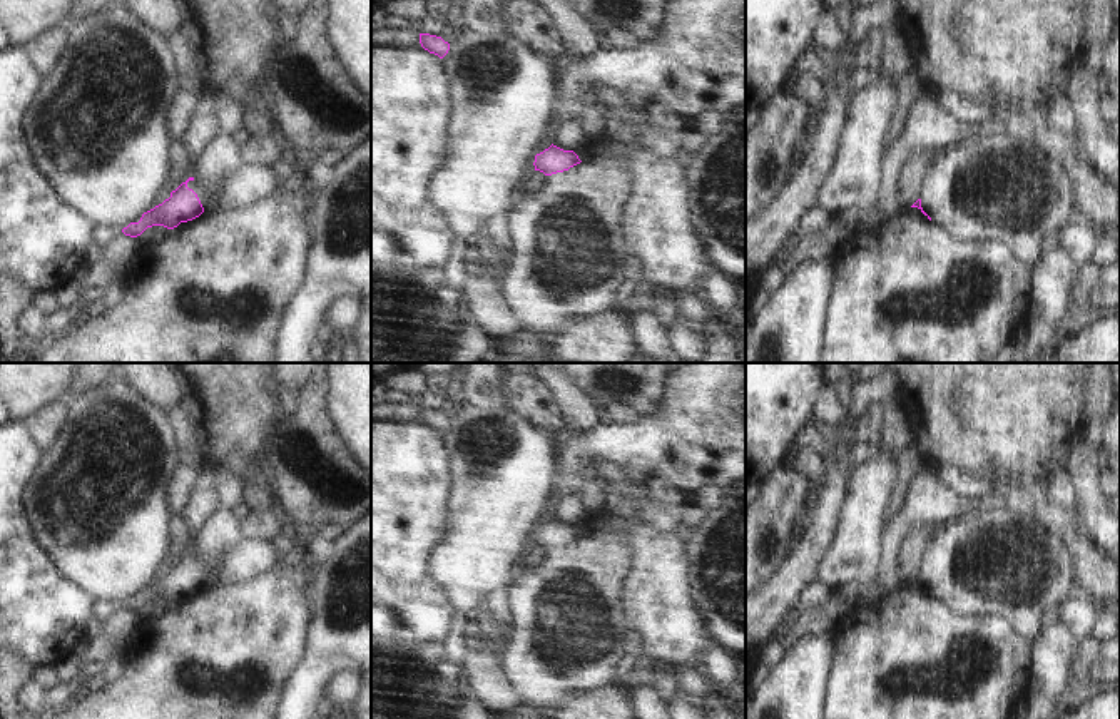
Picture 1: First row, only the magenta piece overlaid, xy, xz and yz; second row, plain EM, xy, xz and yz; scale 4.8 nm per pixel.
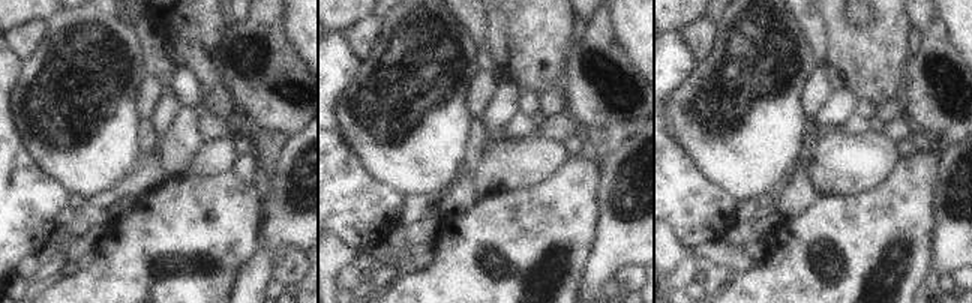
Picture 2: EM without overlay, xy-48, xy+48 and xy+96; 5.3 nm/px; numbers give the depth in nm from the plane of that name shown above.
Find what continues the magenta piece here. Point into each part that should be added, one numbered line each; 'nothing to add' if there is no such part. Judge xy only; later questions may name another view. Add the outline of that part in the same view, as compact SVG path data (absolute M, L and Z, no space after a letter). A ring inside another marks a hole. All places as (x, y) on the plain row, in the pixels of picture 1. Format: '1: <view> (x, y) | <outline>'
1: xy (248, 559) | M241 538L219 558L216 574L197 555L189 555L187 562L197 569L204 584L236 584L252 580L271 570L279 562L279 555L267 540Z

